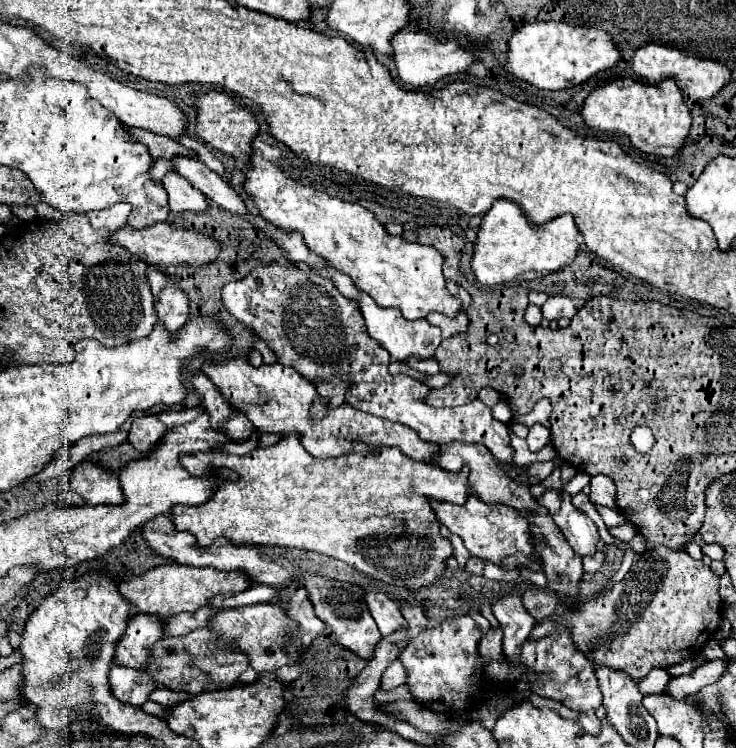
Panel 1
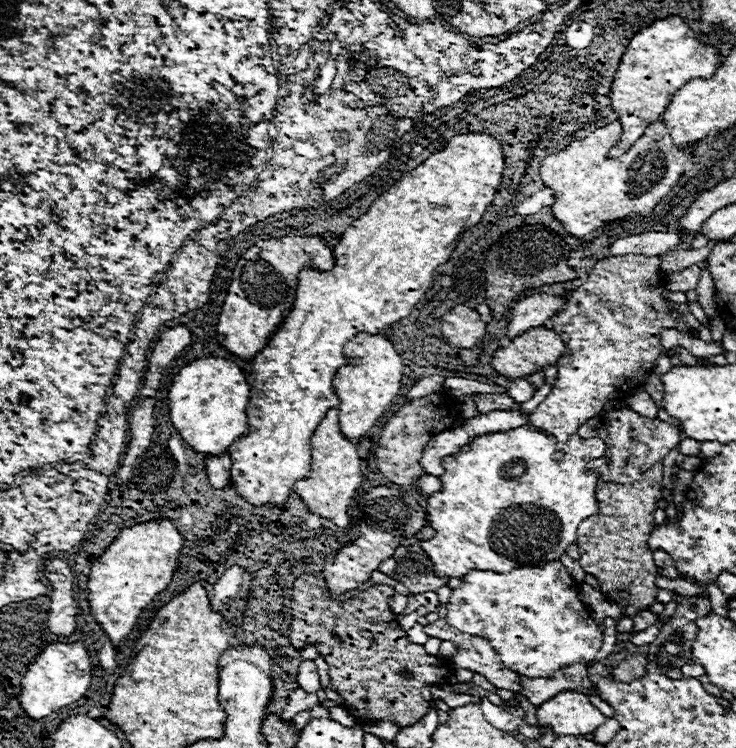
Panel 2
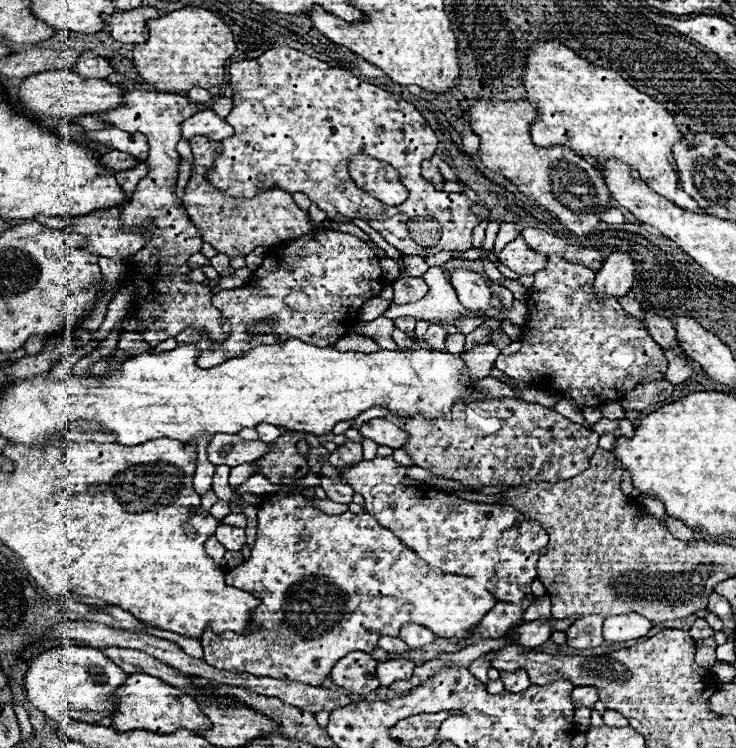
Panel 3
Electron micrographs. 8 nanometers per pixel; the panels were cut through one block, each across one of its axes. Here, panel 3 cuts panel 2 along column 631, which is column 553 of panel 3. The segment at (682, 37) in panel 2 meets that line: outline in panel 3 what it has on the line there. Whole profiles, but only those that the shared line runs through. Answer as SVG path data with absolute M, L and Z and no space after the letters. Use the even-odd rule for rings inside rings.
M558 40L550 42L538 42L530 48L528 64L524 72L524 86L528 92L528 100L536 106L540 112L540 118L532 124L532 140L540 148L552 148L552 146L566 146L574 150L580 156L592 158L600 164L600 160L616 158L638 172L638 176L660 196L672 200L680 208L688 208L690 212L704 212L696 200L692 200L678 182L678 172L672 166L672 146L682 140L682 132L674 124L672 114L666 112L658 102L654 102L650 96L638 92L634 86L630 86L624 78L620 78L616 72L592 66L588 60L574 54L570 48L560 44Z

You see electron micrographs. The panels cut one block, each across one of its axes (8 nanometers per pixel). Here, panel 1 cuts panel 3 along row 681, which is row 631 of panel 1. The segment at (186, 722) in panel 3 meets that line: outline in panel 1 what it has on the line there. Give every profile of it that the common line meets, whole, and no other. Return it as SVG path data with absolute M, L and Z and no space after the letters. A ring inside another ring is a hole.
M138 614L130 618L128 630L116 644L114 662L128 668L144 668L156 640L162 638L162 618Z

